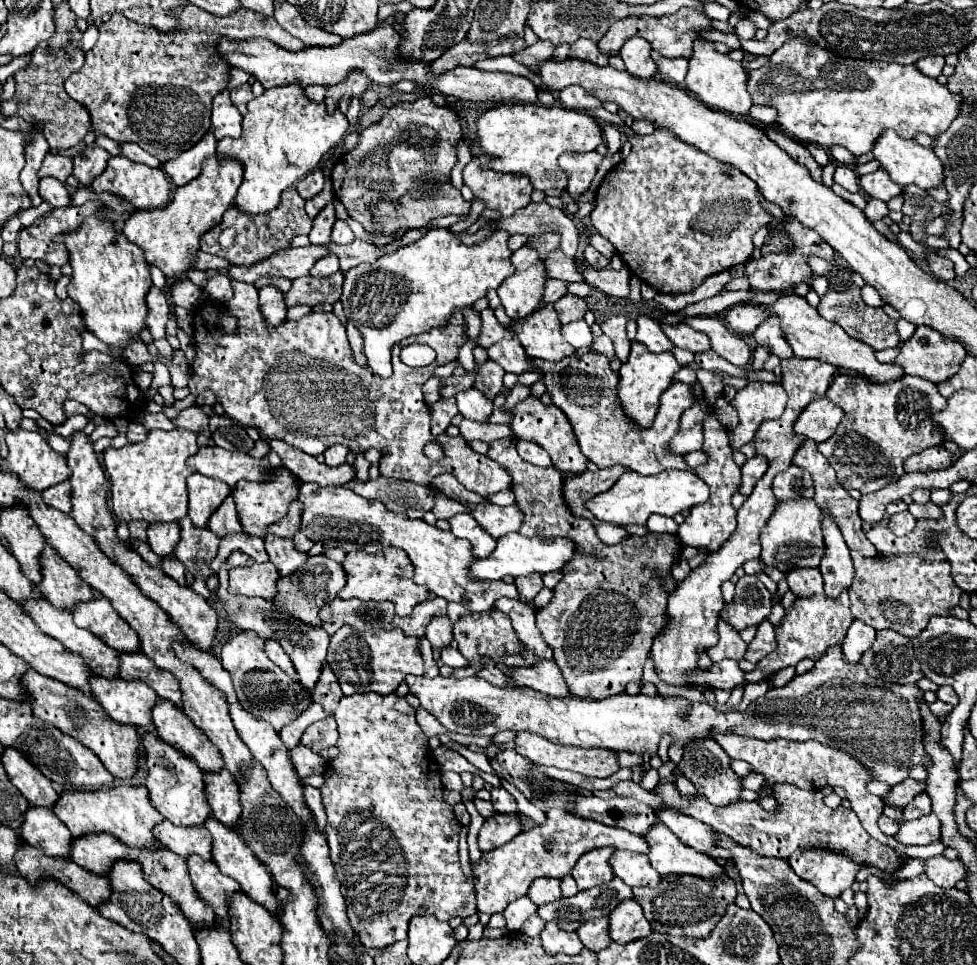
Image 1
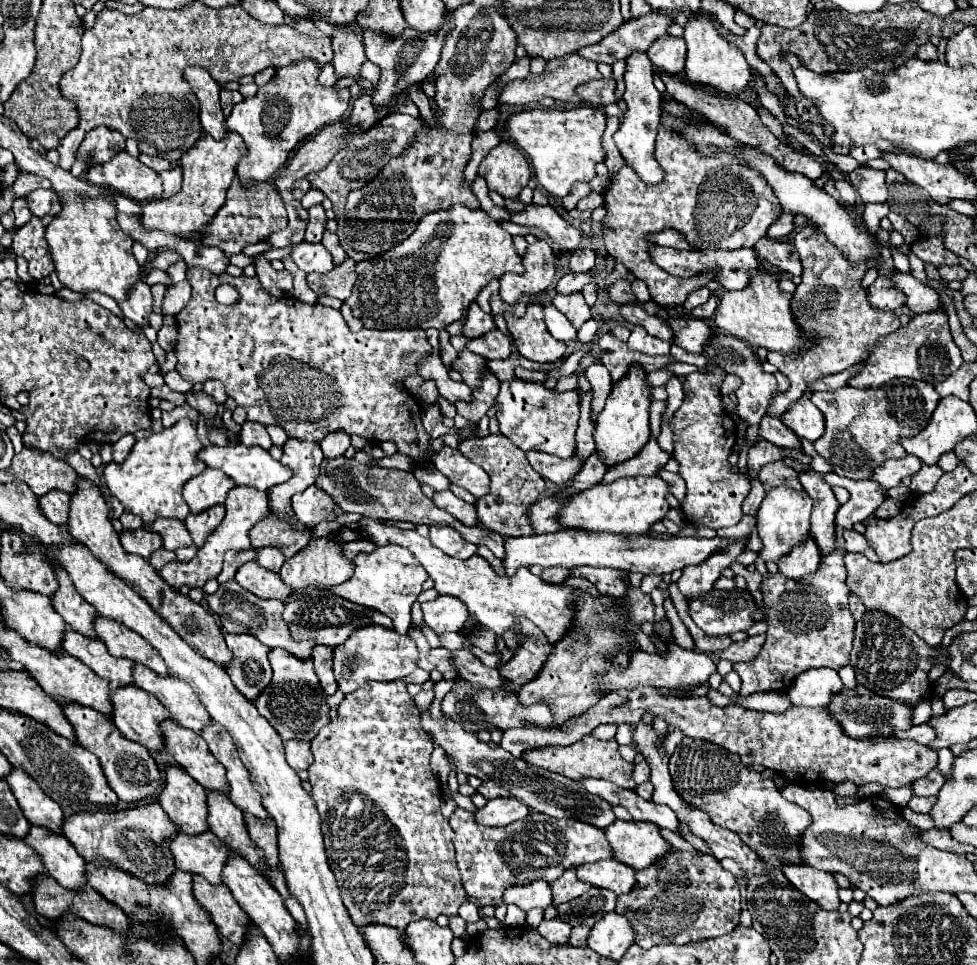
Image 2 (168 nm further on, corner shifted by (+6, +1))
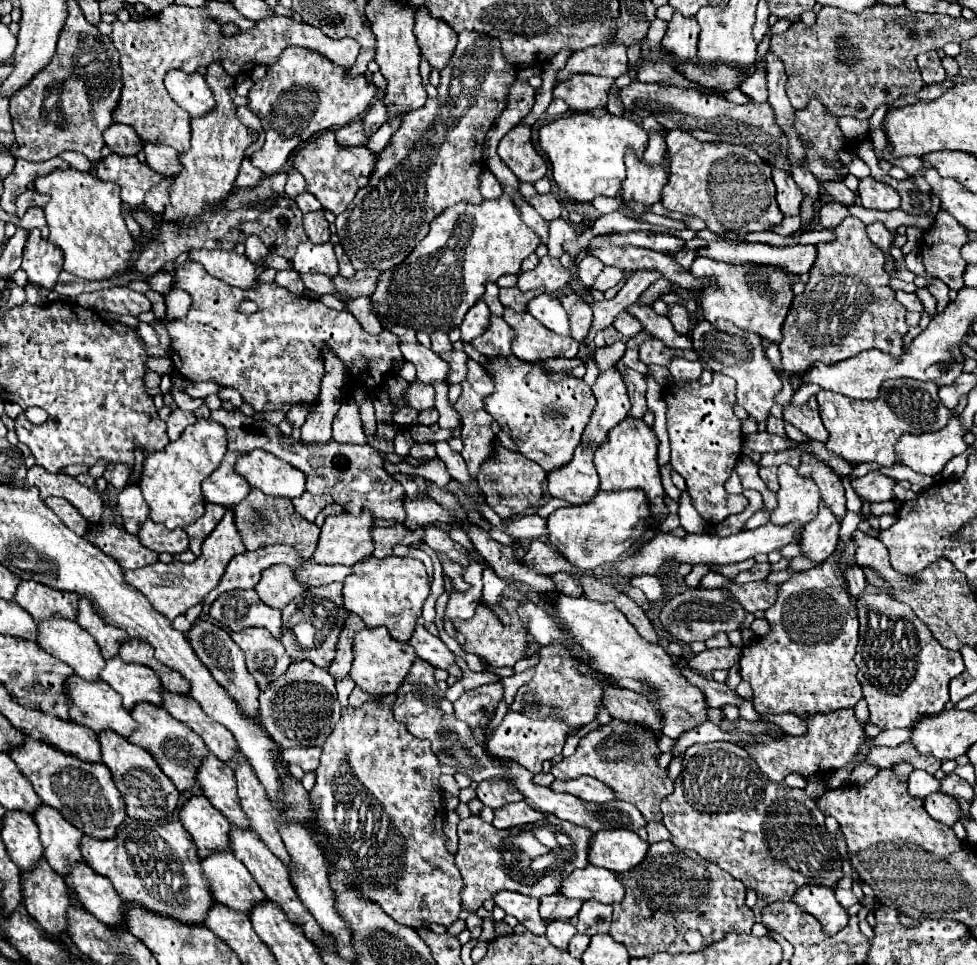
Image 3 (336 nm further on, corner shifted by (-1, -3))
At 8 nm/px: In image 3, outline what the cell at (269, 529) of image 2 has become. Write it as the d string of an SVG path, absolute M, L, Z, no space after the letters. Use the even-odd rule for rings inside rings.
M251 488L251 492L247 494L245 500L241 500L239 504L235 504L227 510L233 512L237 532L239 532L247 550L259 550L263 546L271 546L271 544L289 544L305 560L309 560L317 548L317 540L319 540L319 532L321 532L319 526L309 520L303 520L303 516L299 516L295 512L289 498L267 496L259 488ZM255 524L261 524L261 526L255 526Z

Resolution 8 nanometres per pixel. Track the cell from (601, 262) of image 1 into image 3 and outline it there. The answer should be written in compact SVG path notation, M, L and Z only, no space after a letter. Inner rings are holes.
M589 254L583 256L577 266L579 266L579 278L581 278L581 282L583 282L587 288L593 286L595 278L597 278L599 272L603 270L603 264L601 264L599 260L595 260L593 256L589 256Z

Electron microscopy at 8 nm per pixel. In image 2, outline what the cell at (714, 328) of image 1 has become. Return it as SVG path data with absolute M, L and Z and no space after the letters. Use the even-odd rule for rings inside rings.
M682 316L682 318L666 318L666 322L674 330L674 336L676 336L674 344L682 346L688 352L702 352L704 344L712 340L710 336L714 334L714 330L704 320L698 320L698 318Z

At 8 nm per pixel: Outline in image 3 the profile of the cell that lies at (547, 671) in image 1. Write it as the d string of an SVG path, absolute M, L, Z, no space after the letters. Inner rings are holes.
M415 626L415 632L413 632L409 644L415 648L417 658L433 664L435 668L447 670L449 664L455 662L451 650L443 644L443 640L433 636L433 634L429 634L423 626Z

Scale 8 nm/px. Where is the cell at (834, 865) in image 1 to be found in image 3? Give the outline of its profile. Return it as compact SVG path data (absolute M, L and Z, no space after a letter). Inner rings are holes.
M803 886L795 892L793 902L807 914L815 916L829 936L837 934L847 926L847 912L835 900L835 892L825 886Z

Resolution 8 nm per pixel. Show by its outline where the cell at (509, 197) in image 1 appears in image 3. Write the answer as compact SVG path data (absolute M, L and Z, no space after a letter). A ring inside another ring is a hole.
M519 124L505 134L497 152L521 182L535 182L547 174L547 164L531 142L529 124Z

